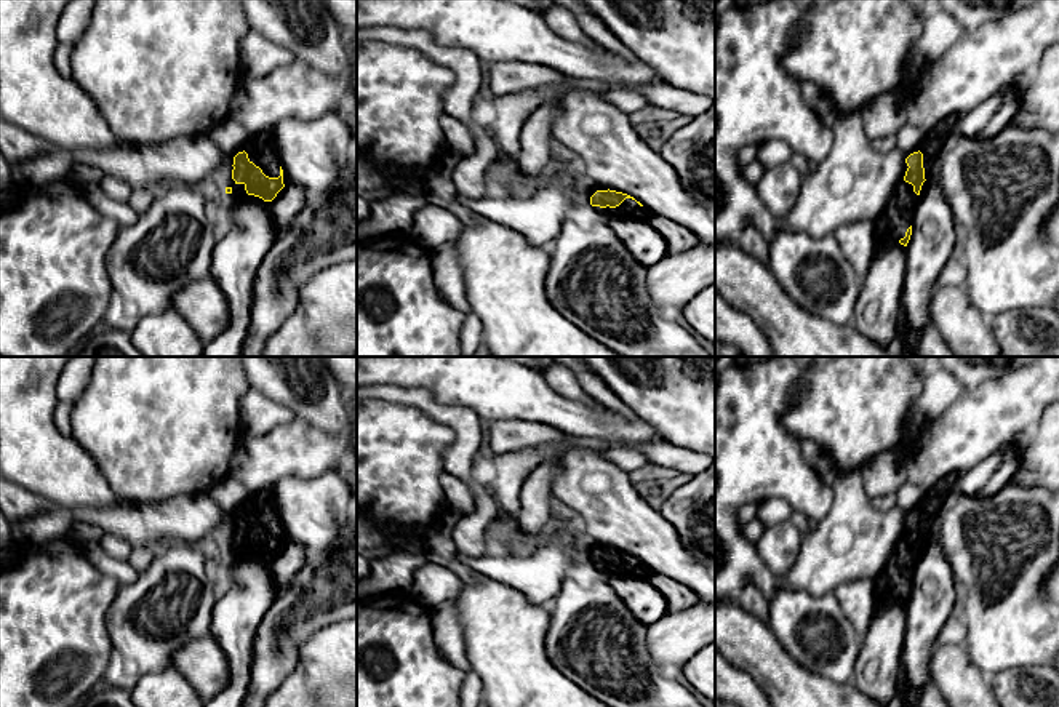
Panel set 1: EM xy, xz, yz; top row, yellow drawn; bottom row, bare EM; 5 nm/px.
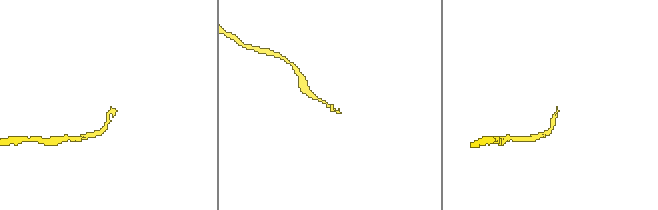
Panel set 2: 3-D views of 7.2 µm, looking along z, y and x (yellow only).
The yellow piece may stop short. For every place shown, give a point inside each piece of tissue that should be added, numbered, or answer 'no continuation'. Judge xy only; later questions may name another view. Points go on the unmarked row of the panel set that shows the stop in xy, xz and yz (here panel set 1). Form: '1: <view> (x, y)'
1: xy (261, 509)

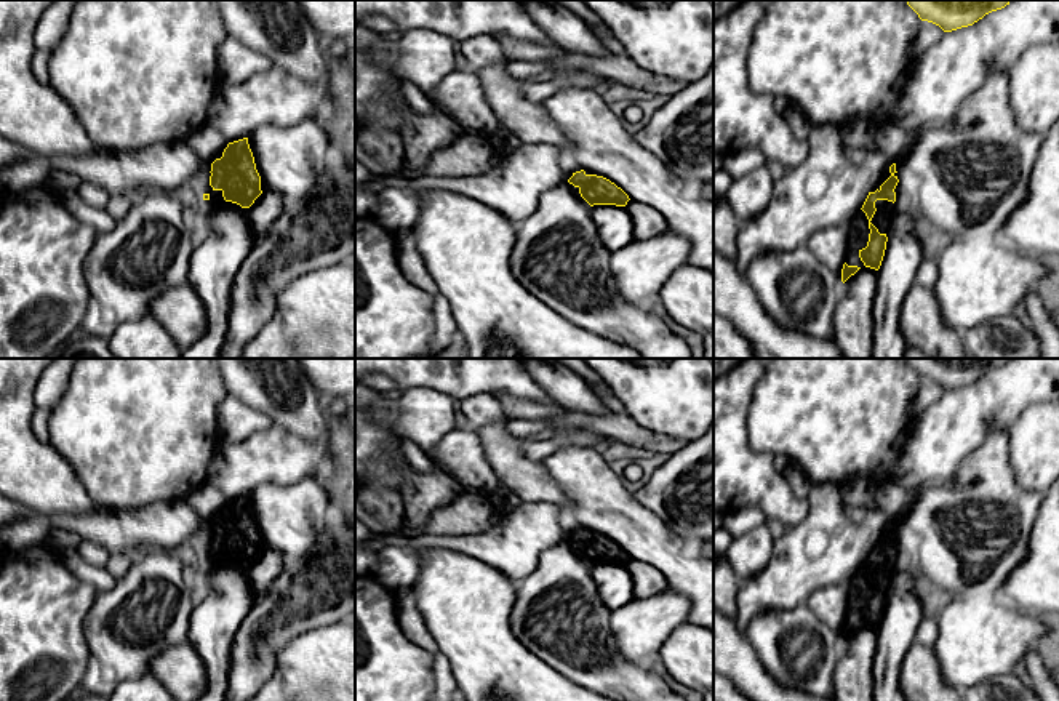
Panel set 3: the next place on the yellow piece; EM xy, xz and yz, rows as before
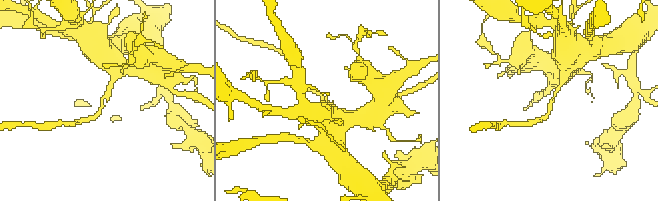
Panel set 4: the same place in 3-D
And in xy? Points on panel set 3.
no continuation

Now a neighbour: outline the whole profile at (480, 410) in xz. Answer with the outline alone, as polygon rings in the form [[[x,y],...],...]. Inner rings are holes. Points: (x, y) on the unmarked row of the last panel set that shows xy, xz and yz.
[[[480,394],[464,400],[458,400],[458,410],[475,427],[482,427],[496,421],[509,421],[509,416],[501,407],[499,400],[490,394]]]

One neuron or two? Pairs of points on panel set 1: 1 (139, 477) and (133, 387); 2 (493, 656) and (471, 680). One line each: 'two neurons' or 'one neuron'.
1: one neuron
2: two neurons

